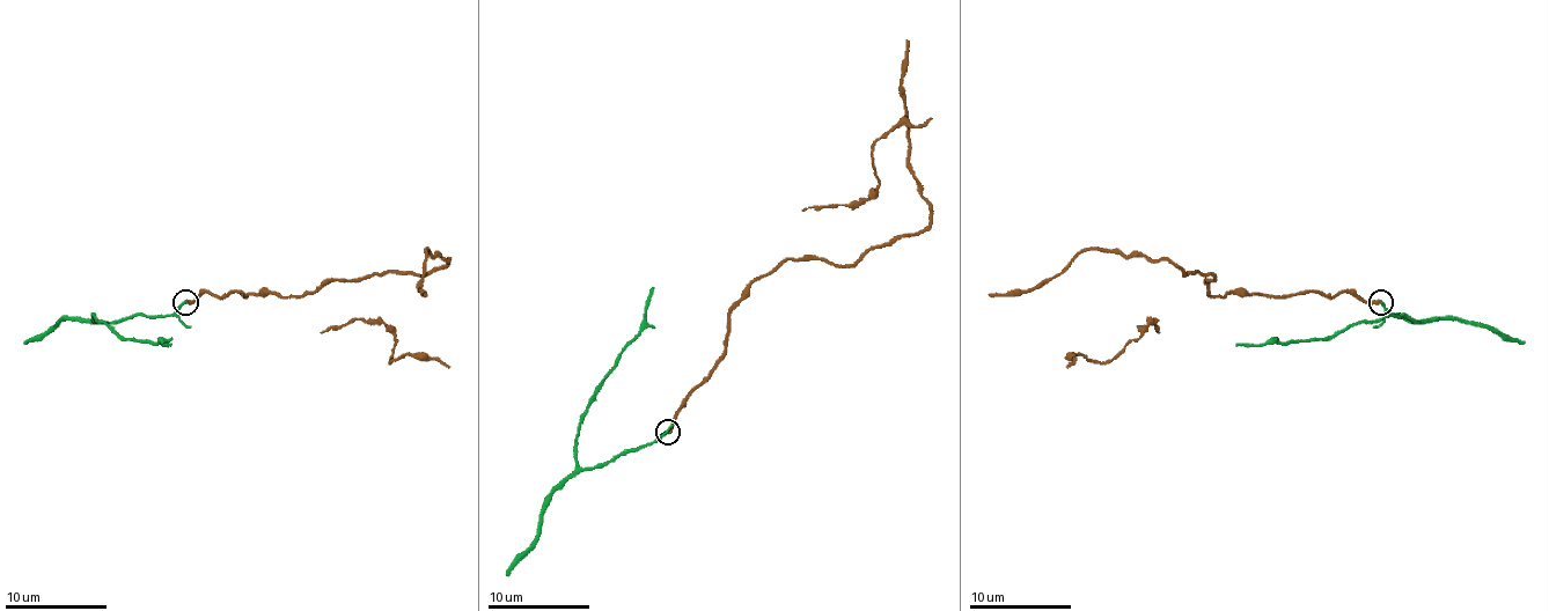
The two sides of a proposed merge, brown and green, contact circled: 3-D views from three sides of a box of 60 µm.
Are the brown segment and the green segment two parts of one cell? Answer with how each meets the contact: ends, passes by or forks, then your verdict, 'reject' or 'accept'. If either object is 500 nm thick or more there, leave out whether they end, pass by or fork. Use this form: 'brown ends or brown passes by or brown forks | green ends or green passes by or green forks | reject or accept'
brown ends | green ends | reject

